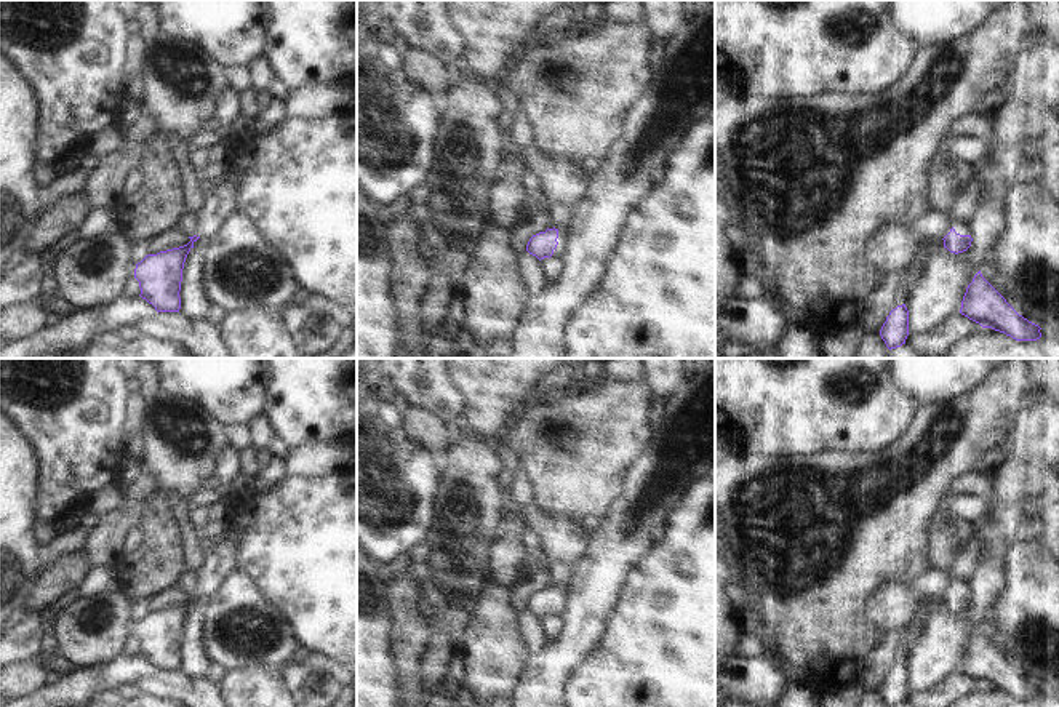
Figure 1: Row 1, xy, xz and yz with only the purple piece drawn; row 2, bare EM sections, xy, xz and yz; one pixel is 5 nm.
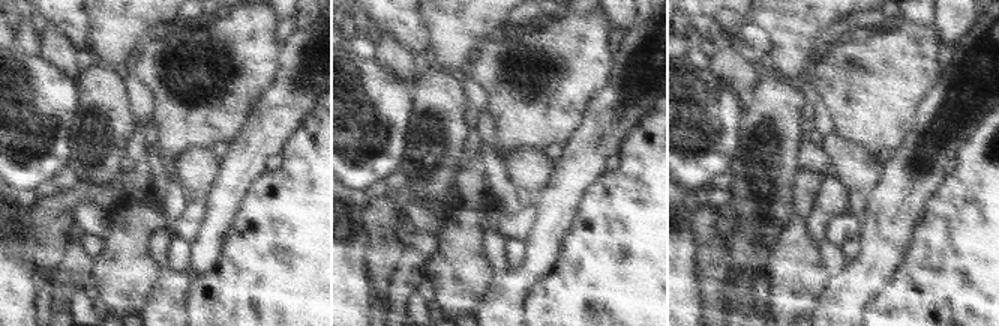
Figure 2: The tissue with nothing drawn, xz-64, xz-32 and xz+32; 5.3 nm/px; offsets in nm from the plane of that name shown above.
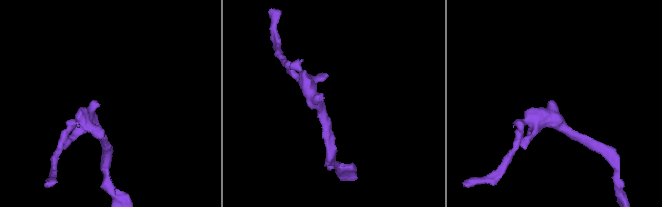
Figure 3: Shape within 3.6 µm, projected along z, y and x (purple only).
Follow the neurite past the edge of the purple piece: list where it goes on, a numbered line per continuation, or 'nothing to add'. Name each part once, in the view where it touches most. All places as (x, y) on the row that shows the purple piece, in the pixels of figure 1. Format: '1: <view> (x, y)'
1: xz (562, 232)

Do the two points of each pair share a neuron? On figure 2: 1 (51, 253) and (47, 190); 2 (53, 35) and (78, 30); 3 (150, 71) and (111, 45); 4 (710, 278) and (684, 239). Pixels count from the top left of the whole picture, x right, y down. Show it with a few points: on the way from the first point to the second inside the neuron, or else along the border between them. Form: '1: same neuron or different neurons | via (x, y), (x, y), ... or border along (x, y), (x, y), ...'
1: different neurons | border along (62, 190), (38, 200)
2: different neurons | border along (44, 21), (53, 23), (77, 51)
3: different neurons | border along (165, 27), (146, 36), (135, 47)
4: different neurons | border along (689, 221), (695, 236), (695, 280), (701, 290)

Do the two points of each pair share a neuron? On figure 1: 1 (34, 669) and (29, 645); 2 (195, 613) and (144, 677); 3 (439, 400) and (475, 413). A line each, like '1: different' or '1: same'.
1: different
2: different
3: different

